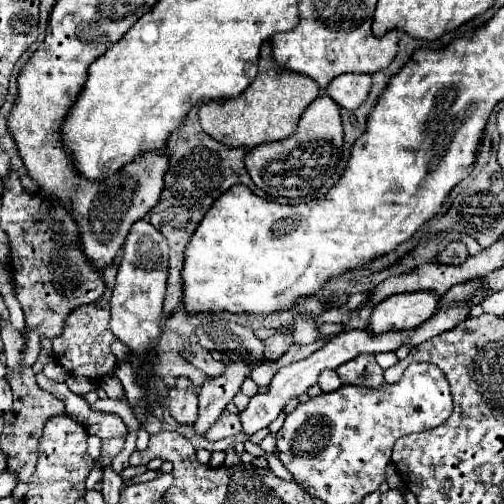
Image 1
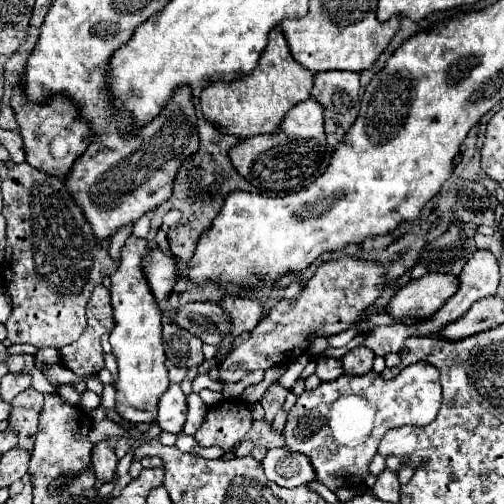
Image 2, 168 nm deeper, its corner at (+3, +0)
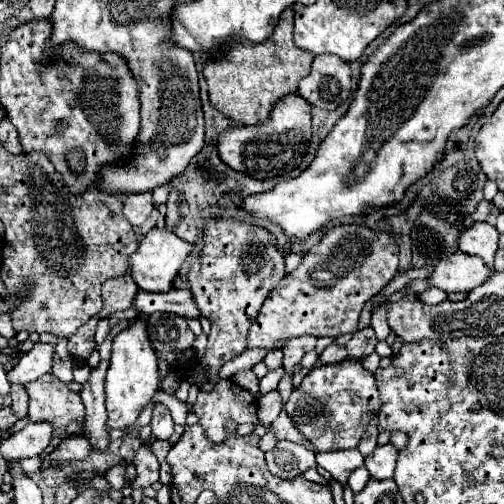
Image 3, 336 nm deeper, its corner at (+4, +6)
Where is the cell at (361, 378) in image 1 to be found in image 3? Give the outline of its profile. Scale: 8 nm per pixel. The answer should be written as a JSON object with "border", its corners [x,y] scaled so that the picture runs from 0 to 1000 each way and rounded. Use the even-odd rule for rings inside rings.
{"border":[[[740,651],[708,655],[700,663],[700,671],[692,675],[692,683],[685,687],[688,702],[692,702],[692,714],[720,714],[736,698],[744,698],[744,683],[748,683],[748,667],[744,667]]]}

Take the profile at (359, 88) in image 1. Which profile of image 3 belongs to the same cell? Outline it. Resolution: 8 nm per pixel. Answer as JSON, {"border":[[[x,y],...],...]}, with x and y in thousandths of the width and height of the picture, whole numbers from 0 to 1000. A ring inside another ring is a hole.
{"border":[[[625,111],[617,147],[593,163],[589,183],[621,210],[633,210],[645,218],[665,218],[669,210],[677,210],[681,202],[688,202],[696,194],[696,135],[673,111]]]}

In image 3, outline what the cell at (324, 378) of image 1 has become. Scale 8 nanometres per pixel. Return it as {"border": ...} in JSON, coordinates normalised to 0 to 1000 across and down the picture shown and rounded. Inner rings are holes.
{"border":[[[653,683],[641,702],[633,706],[637,722],[673,722],[681,714],[688,714],[688,698],[681,687],[669,687],[669,683]]]}

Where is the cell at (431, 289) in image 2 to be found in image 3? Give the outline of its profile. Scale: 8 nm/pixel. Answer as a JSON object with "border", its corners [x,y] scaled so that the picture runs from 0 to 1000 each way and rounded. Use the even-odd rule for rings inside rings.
{"border":[[[903,500],[887,516],[875,516],[855,548],[847,552],[851,567],[871,571],[887,583],[895,579],[935,579],[966,556],[974,540],[962,532],[954,512]]]}

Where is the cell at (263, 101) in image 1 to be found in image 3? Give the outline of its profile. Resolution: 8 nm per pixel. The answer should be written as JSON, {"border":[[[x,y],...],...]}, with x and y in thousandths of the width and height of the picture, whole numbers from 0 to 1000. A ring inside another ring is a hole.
{"border":[[[569,16],[534,79],[522,87],[470,83],[438,111],[407,123],[403,151],[415,179],[419,206],[470,250],[506,250],[534,234],[542,210],[562,190],[589,183],[589,167],[617,143],[621,111],[581,83],[581,20]]]}

